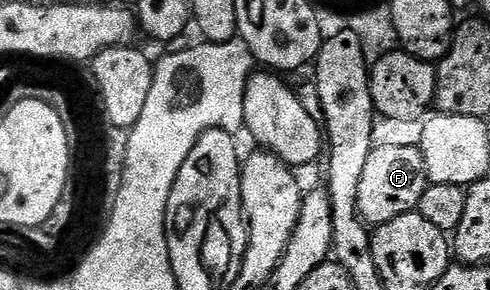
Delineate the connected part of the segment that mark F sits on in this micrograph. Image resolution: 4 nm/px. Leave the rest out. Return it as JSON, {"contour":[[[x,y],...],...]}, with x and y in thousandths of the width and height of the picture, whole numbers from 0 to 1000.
{"contour":[[[784,497],[761,507],[755,545],[747,545],[747,586],[739,586],[739,628],[731,641],[731,724],[743,769],[753,779],[786,772],[820,738],[855,721],[861,669],[876,641],[865,548],[855,507],[833,497]]]}

